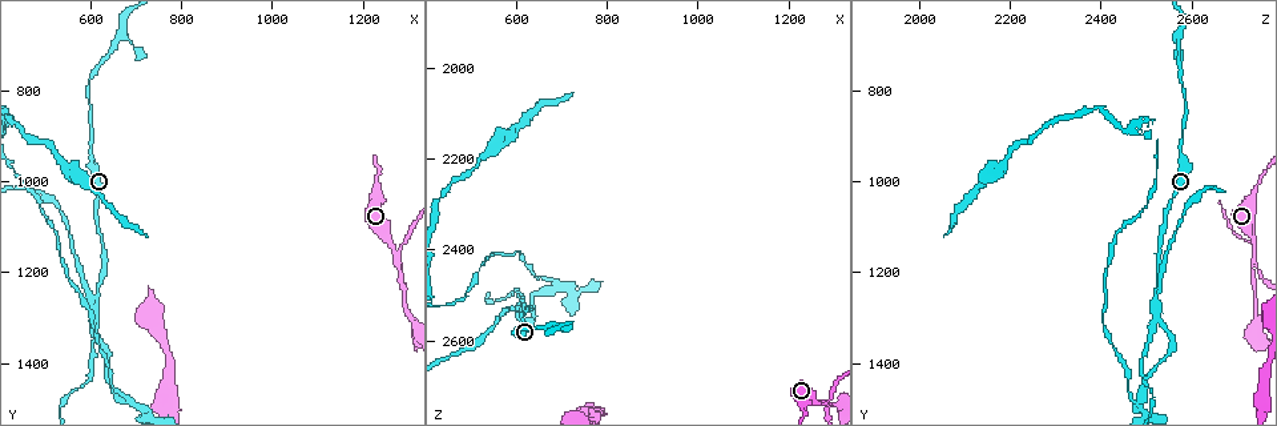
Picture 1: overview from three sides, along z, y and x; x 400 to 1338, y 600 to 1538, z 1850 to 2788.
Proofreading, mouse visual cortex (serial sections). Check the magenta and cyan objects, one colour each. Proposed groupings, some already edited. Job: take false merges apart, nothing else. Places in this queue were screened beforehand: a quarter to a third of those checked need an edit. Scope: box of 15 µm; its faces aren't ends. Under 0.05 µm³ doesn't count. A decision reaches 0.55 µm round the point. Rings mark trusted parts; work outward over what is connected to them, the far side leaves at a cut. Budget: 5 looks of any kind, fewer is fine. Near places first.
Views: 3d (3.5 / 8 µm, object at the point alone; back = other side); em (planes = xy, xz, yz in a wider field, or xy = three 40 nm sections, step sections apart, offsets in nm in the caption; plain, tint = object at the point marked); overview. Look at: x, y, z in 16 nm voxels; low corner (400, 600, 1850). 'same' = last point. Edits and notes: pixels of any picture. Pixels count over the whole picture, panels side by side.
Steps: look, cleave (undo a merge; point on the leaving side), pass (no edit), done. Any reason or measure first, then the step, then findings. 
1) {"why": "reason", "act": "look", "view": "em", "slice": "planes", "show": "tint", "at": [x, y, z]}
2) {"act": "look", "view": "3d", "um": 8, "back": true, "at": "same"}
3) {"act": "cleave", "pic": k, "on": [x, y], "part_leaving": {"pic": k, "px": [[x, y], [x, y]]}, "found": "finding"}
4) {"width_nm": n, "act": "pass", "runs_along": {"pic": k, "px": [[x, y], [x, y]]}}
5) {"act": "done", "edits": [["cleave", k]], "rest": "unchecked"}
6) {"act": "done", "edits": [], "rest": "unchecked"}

{"act": "look", "view": "3d", "um": 3.5, "at": [670, 675, 2575]}

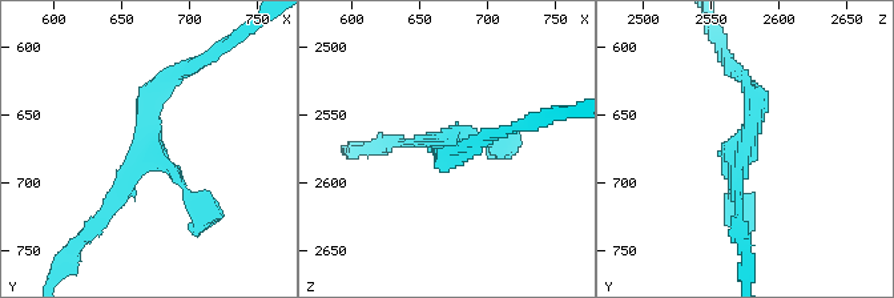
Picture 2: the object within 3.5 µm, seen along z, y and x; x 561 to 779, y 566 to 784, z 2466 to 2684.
{"why": "need the tissue", "act": "look", "view": "em", "slice": "planes", "show": "tint", "at": [674, 678, 2574]}

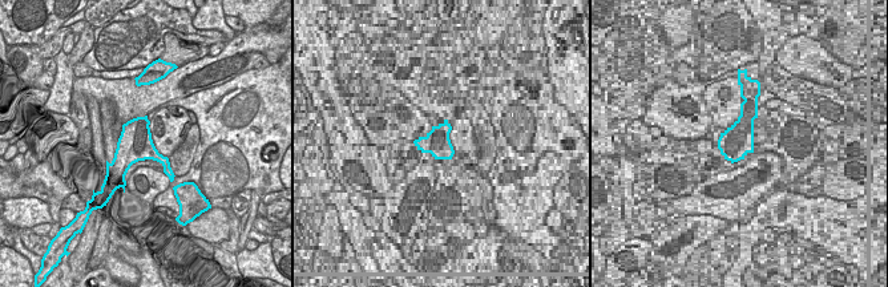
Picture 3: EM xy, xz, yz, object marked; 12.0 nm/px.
{"act": "pass", "runs_along": {"pic": 2, "px": [[93, 224], [150, 154], [170, 77]]}, "found": "one cell here"}

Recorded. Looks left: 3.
{"why": "three-way junction", "act": "look", "view": "3d", "um": 3.5, "at": [615, 1260, 2515]}

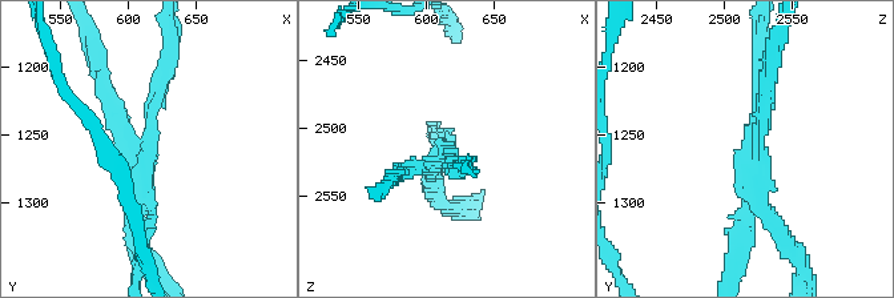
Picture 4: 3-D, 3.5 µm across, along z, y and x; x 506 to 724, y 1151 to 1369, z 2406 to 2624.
{"act": "look", "view": "em", "slice": "xy", "step": 2, "show": "tint", "at": [610, 1260, 2518]}

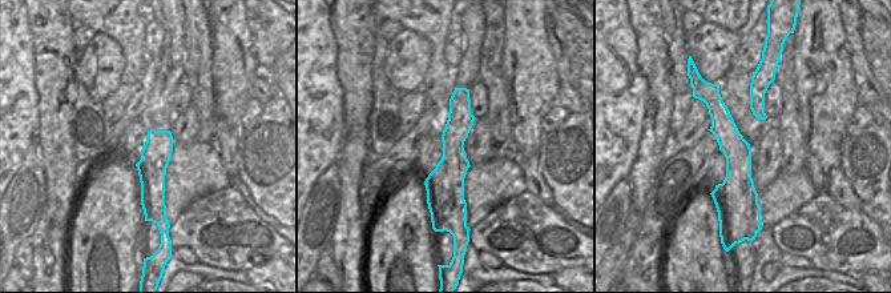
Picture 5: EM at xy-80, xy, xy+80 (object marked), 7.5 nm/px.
{"width_nm": 240, "act": "cleave", "pic": 4, "on": [132, 246], "part_leaving": {"pic": 4, "px": [[753, 170], [804, 277]]}, "found": "two cells meet here"}

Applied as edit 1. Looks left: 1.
{"act": "done", "edits": [["cleave", 4]], "rest": "unchecked"}

